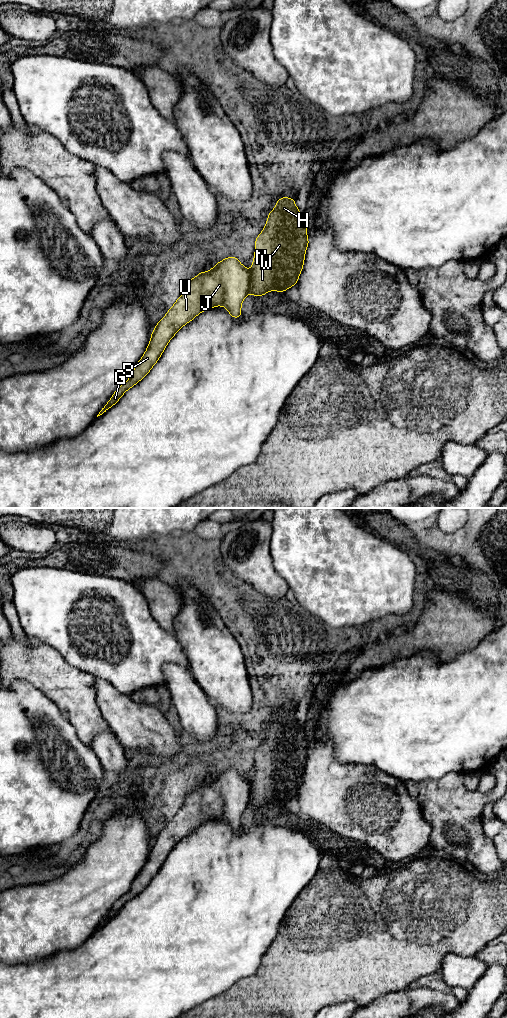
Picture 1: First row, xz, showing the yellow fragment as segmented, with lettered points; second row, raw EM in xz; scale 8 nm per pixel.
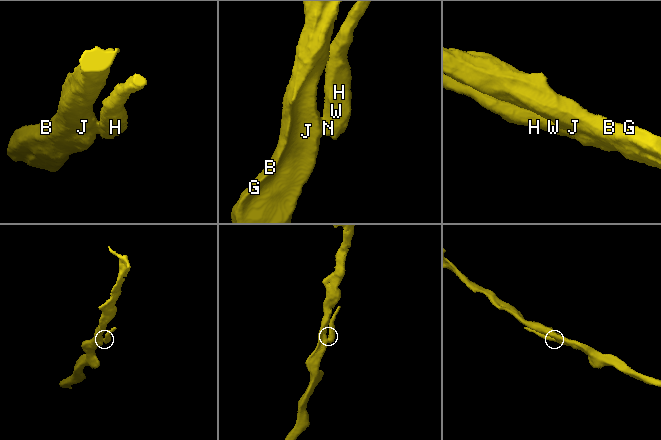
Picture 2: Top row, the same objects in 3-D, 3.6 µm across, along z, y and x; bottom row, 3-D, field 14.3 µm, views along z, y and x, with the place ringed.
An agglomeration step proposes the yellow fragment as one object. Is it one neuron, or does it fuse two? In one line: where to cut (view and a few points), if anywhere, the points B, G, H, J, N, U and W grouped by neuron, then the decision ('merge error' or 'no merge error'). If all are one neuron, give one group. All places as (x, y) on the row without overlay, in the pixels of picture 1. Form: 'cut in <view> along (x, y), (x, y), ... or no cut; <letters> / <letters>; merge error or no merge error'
cut in xz along (250, 782), (250, 800), (248, 803); B G J U / H N W; merge error

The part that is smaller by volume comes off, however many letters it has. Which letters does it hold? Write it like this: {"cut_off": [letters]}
{"cut_off": ["H", "N", "W"]}

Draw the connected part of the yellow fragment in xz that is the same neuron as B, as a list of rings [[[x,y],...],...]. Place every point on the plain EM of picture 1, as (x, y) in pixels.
[[[231,768],[218,774],[211,782],[200,784],[190,791],[183,806],[155,838],[148,859],[130,890],[114,904],[97,929],[142,892],[157,875],[174,847],[204,822],[223,818],[233,830],[242,828],[241,818],[249,805],[250,790],[250,782],[238,770]]]

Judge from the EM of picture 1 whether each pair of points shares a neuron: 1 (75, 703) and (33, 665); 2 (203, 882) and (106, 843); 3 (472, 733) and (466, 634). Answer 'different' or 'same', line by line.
1: same
2: different
3: different

